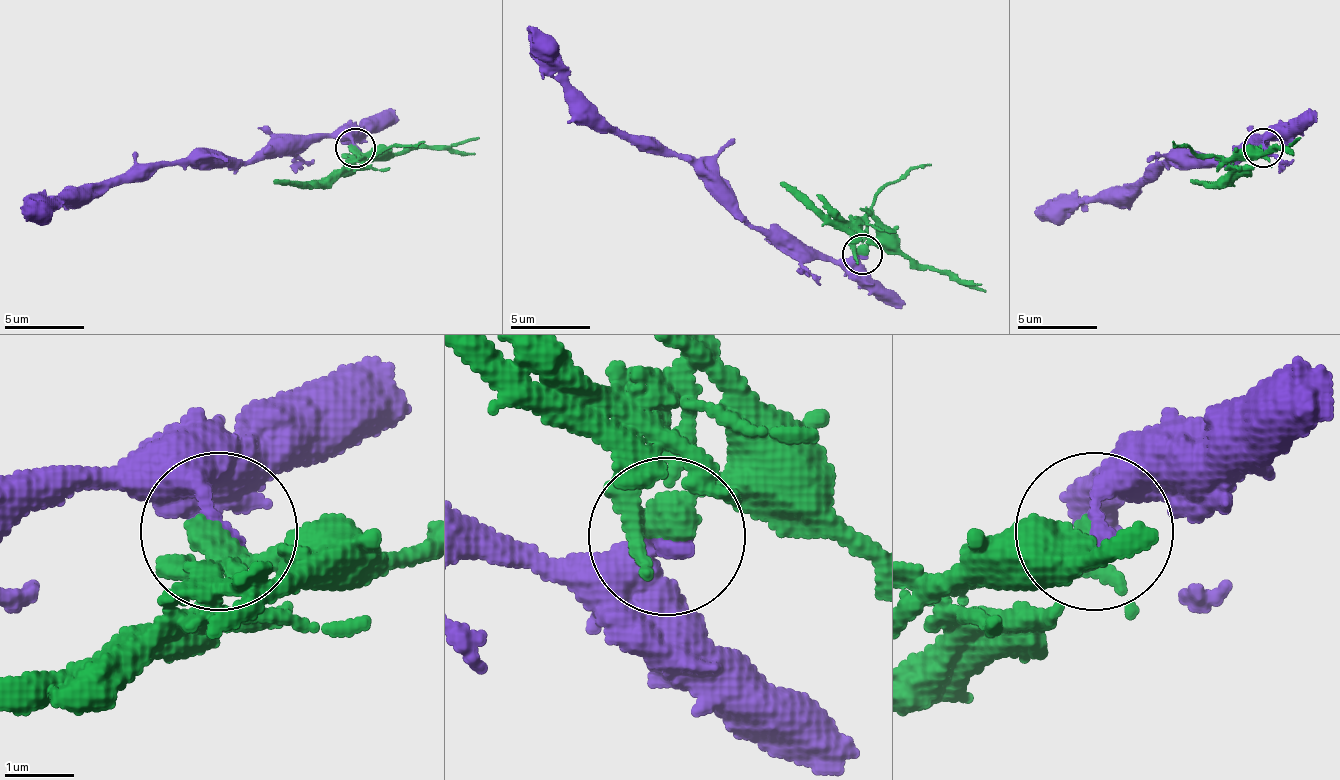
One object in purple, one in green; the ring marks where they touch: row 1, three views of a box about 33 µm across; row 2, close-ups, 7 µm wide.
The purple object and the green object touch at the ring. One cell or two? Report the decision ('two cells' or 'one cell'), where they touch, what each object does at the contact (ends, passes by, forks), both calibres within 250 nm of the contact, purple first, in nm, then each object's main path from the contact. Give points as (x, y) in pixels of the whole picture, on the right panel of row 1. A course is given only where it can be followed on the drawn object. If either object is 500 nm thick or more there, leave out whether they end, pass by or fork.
two cells | (1263, 148) | purple ends | green forks | 360/280 nm | purple via (1262, 147), (1270, 139), (1238, 159), (1166, 163), (1130, 194), (1098, 194), (1090, 202), (1046, 202), (1034, 214) | green via (1262, 147), (1254, 151), (1266, 155), (1274, 147), (1302, 139)

